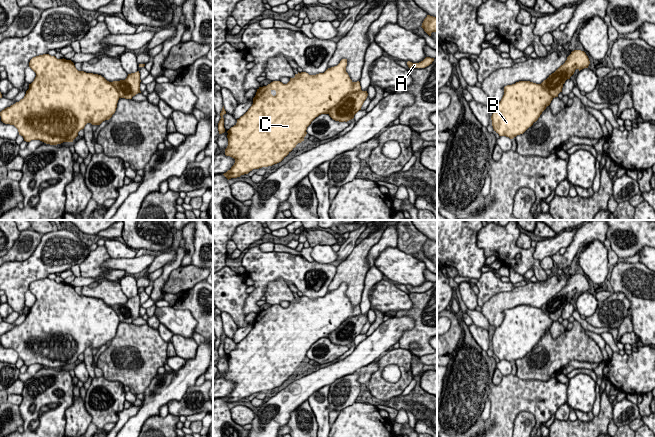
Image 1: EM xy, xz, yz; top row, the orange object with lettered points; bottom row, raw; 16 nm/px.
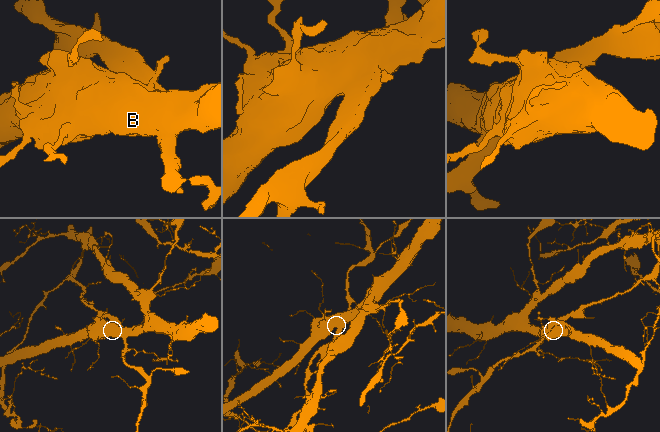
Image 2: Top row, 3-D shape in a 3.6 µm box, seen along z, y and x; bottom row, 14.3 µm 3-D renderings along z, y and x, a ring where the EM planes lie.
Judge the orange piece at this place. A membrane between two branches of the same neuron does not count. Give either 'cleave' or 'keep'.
cleave

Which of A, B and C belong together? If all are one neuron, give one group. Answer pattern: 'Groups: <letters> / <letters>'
Groups: A / B C

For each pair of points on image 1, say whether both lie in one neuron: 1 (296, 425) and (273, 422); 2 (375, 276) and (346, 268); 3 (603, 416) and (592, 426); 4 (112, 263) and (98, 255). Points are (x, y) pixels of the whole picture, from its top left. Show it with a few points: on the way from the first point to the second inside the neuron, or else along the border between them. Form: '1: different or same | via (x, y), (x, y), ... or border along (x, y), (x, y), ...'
1: different | border along (300, 404), (290, 413), (290, 418), (286, 424)
2: different | border along (369, 269), (365, 277), (361, 296)
3: same | via (600, 419), (595, 424)
4: different | border along (102, 263), (110, 268), (122, 269), (126, 273)

